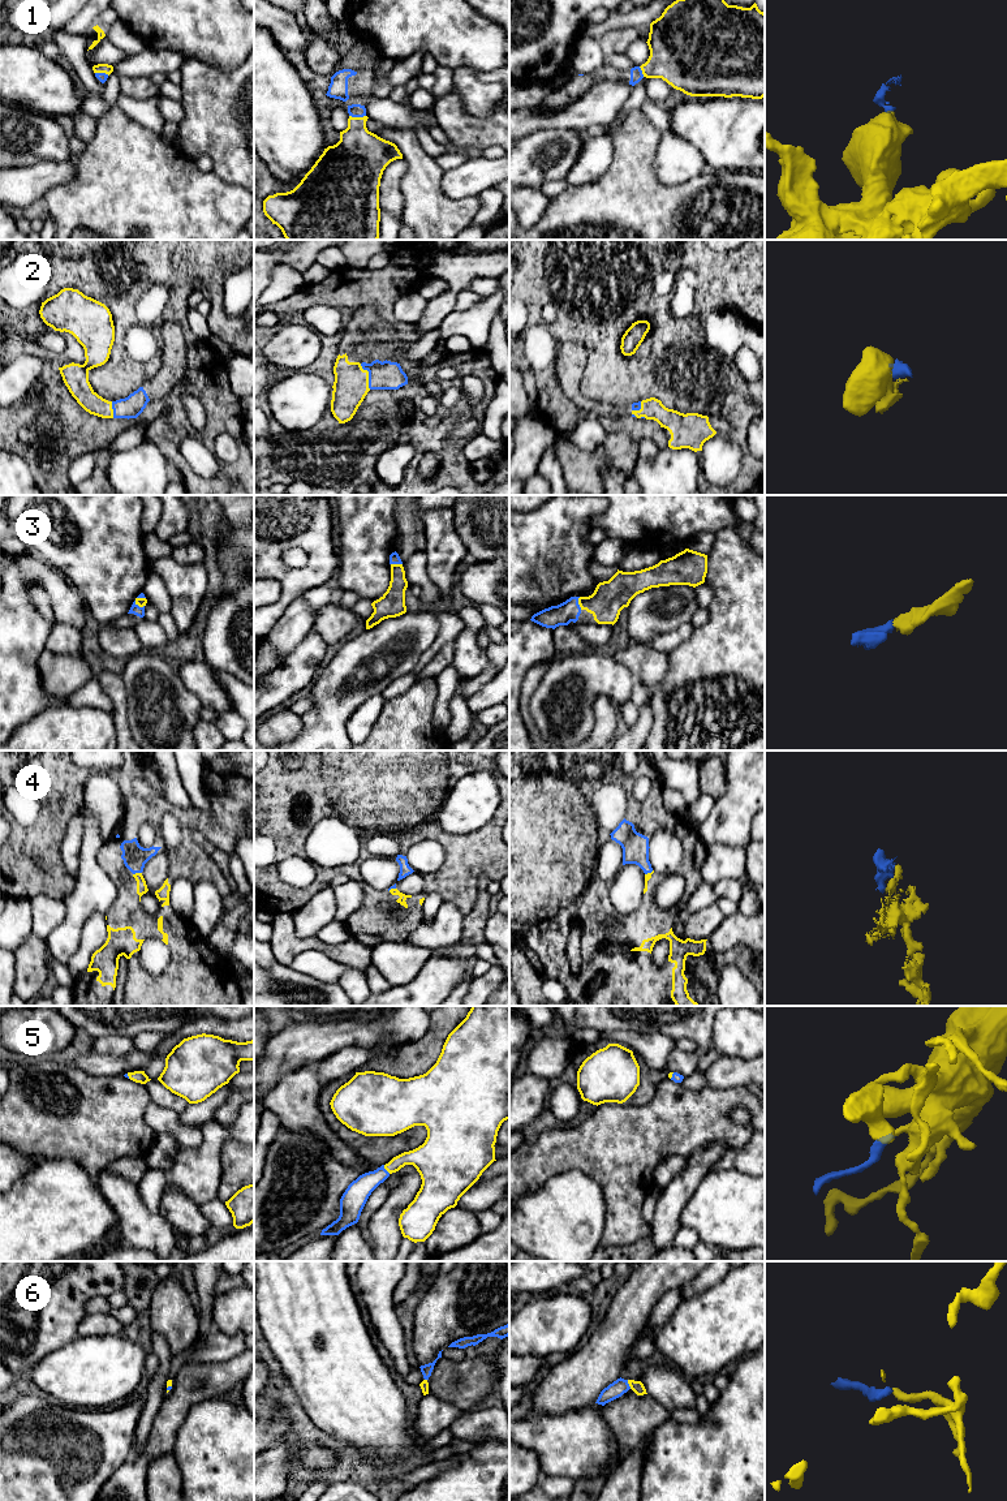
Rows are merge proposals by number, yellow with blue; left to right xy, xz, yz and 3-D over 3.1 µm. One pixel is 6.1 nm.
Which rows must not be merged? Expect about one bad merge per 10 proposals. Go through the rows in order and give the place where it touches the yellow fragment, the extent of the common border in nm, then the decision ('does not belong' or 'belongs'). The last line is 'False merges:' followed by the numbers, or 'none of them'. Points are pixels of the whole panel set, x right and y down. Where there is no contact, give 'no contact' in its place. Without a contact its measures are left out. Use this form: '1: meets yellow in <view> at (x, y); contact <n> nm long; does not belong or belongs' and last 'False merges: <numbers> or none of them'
1: meets yellow in xz at (357, 117); contact 100 nm long; belongs
2: meets yellow in xz at (368, 375); contact 170 nm long; belongs
3: meets yellow in yz at (579, 603); contact 80 nm long; belongs
4: meets yellow in xy at (137, 873); contact 60 nm long; belongs
5: meets yellow in xz at (386, 1169); contact 70 nm long; belongs
6: meets yellow in yz at (628, 1383); contact 60 nm long; belongs
False merges: none of them

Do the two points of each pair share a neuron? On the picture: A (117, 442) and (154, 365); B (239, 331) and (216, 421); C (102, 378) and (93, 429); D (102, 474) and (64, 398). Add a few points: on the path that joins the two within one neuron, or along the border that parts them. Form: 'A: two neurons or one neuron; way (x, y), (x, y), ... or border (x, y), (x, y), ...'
A: two neurons; border (150, 422), (128, 425), (106, 446)
B: one neuron; way (207, 282), (180, 289), (180, 352), (194, 369)
C: one neuron; way (102, 391), (95, 400), (93, 416)
D: two neurons; border (106, 446), (95, 452)

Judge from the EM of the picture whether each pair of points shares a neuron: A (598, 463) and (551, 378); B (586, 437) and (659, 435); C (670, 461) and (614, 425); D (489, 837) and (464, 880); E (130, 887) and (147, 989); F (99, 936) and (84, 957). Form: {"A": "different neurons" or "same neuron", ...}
{"A": "different neurons", "B": "different neurons", "C": "different neurons", "D": "same neuron", "E": "same neuron", "F": "same neuron"}

